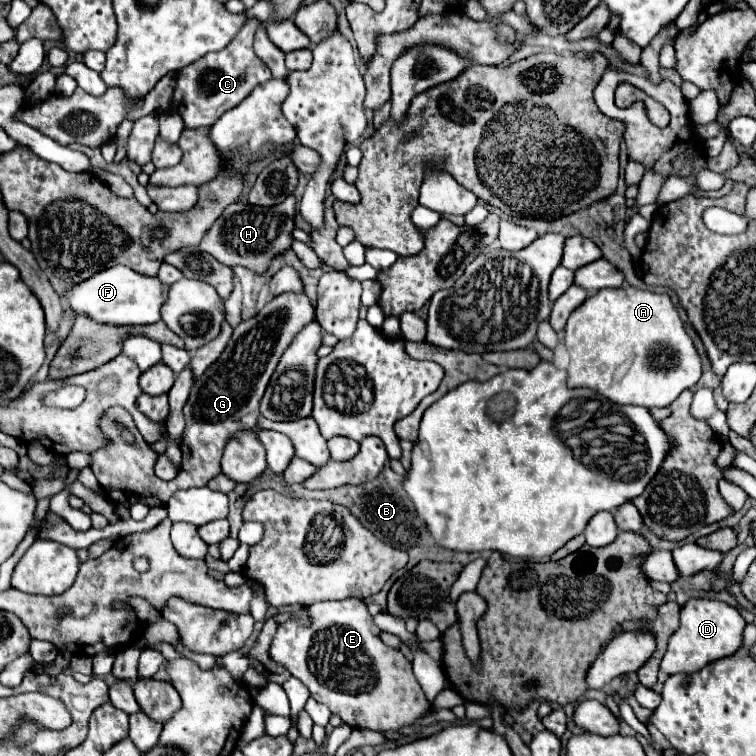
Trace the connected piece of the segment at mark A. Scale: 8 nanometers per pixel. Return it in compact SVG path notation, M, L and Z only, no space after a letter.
M616 288L600 290L580 304L568 318L566 324L566 350L570 354L568 366L568 386L570 388L590 388L614 404L634 404L644 408L670 406L678 394L692 388L700 374L700 356L684 330L684 324L668 294L656 294L638 288Z

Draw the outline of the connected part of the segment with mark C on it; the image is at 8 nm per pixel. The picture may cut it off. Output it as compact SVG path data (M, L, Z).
M250 20L238 32L238 36L220 52L212 52L202 56L200 60L184 66L176 72L176 88L170 102L170 108L180 114L186 128L202 128L212 126L226 110L238 106L258 84L272 78L270 68L254 56L254 34L260 26L260 20Z

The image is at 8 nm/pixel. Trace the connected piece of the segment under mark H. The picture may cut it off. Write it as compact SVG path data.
M288 196L282 204L272 208L252 206L248 202L234 202L230 204L220 218L212 224L212 228L204 234L200 242L200 250L212 254L224 266L242 264L250 270L264 272L274 254L284 252L292 244L292 230L294 230L294 196Z

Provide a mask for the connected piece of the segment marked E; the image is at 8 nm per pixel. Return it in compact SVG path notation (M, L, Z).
M360 598L322 600L306 606L310 624L304 626L298 620L286 620L278 626L278 632L270 646L270 658L290 670L312 694L314 700L326 704L332 714L340 716L346 724L368 730L402 730L426 716L432 704L426 700L420 684L412 674L412 662L398 650L380 640L380 628L372 622L366 604Z

